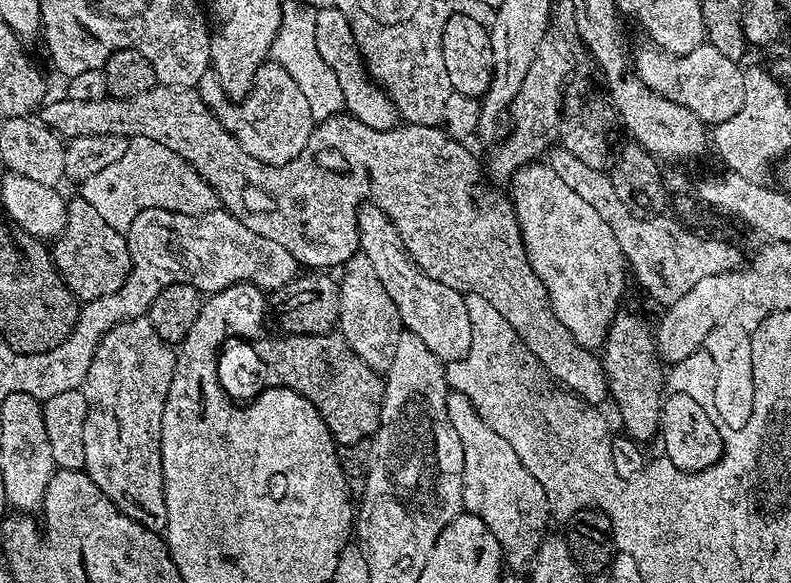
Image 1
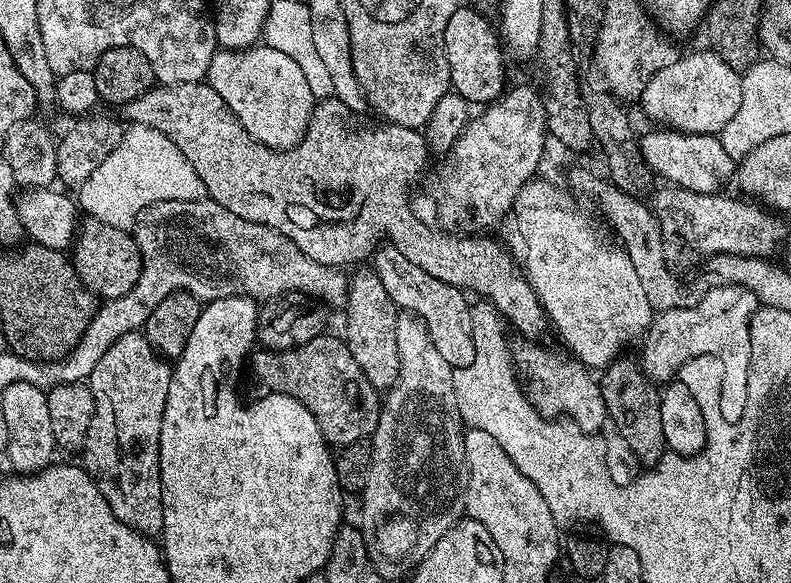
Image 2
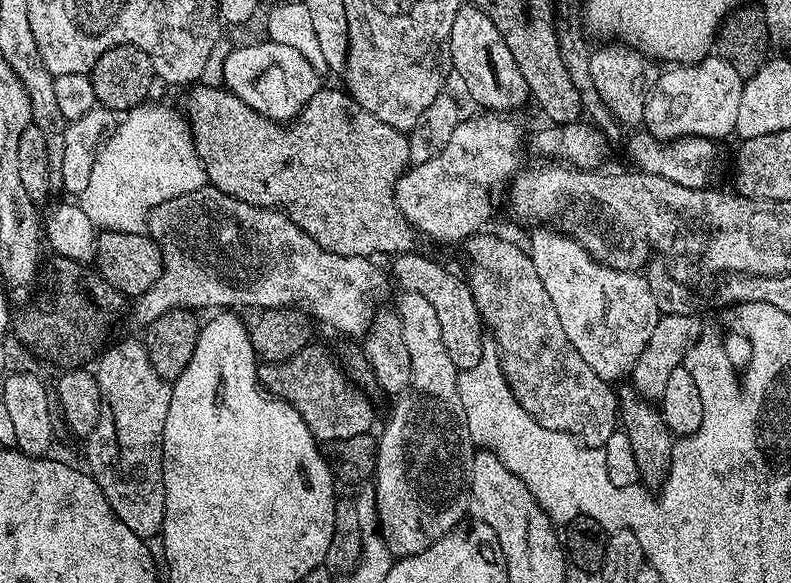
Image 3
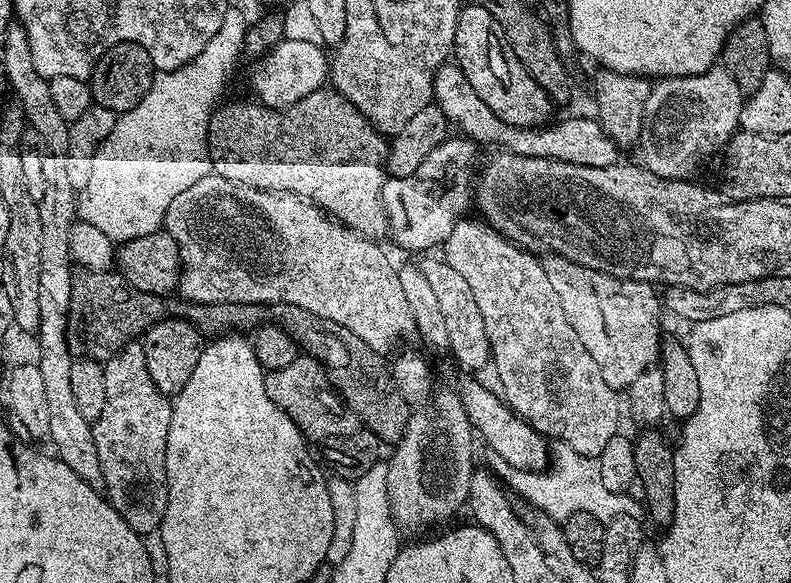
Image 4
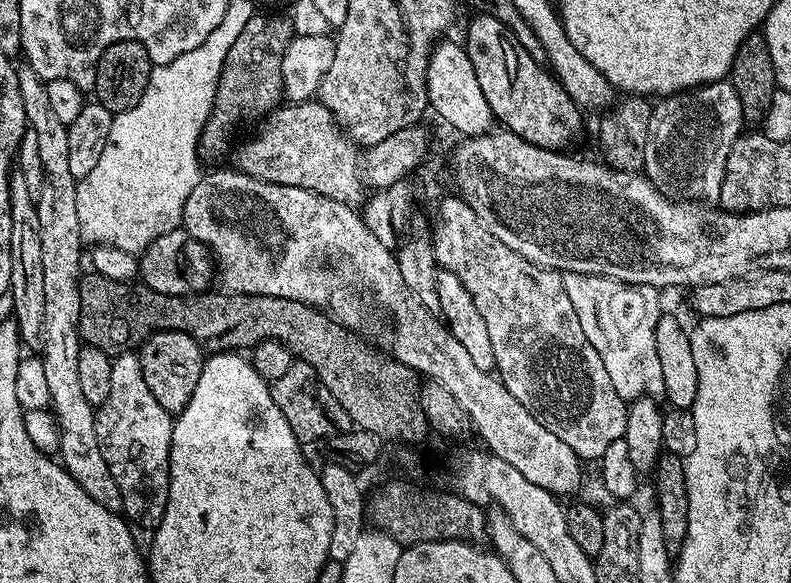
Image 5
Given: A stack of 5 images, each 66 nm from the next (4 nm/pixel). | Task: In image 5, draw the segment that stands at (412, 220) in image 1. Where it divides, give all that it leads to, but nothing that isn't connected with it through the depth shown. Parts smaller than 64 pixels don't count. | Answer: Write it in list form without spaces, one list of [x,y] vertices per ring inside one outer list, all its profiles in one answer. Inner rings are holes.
[[[319,99],[288,102],[269,112],[259,121],[256,136],[252,136],[236,152],[235,167],[255,180],[274,182],[282,186],[298,186],[334,198],[343,204],[355,205],[362,189],[362,152],[344,132],[334,114]]]

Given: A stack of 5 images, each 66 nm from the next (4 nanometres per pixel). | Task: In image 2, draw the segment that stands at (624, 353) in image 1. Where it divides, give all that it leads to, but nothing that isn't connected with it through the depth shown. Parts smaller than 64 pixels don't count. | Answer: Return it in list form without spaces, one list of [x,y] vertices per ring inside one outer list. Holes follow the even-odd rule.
[[[617,358],[603,369],[598,380],[602,398],[608,408],[608,420],[616,427],[613,429],[619,436],[626,438],[640,465],[653,466],[666,455],[668,447],[666,434],[662,434],[661,389],[650,378],[646,378],[635,359],[624,359]]]

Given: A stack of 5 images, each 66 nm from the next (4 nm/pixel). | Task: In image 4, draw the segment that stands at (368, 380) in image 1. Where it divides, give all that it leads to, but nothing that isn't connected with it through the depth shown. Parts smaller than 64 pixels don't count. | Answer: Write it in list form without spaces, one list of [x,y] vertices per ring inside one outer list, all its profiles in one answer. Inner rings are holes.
[[[301,354],[290,362],[290,366],[282,366],[282,370],[265,371],[264,385],[270,402],[282,409],[309,441],[323,442],[342,434],[354,434],[362,426],[313,356]]]

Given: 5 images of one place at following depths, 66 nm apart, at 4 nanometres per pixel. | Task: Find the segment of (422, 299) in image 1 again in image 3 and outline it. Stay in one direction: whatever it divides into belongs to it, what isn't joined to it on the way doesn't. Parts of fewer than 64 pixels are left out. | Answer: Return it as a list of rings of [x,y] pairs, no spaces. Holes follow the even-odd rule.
[[[400,254],[393,259],[396,261],[392,264],[392,272],[401,284],[399,287],[406,292],[421,292],[426,302],[434,306],[434,314],[438,314],[438,326],[442,326],[442,342],[446,346],[446,354],[450,354],[450,362],[454,362],[456,369],[465,372],[470,370],[470,366],[478,366],[486,332],[467,279],[460,277],[459,280],[450,269],[443,268],[438,261],[416,255]]]

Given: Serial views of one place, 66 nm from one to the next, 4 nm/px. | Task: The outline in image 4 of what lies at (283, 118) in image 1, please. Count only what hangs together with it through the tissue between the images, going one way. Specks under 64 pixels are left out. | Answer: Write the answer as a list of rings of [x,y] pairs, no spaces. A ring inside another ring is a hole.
[[[285,39],[278,41],[277,44],[272,47],[272,51],[267,53],[267,55],[265,55],[263,59],[261,59],[259,63],[257,63],[261,64],[258,65],[257,68],[254,69],[252,72],[252,88],[254,91],[256,91],[255,99],[259,101],[259,103],[263,104],[266,108],[288,108],[294,102],[298,102],[302,98],[306,98],[307,96],[309,96],[314,90],[325,87],[326,81],[329,79],[330,76],[330,60],[327,55],[324,57],[323,51],[325,52],[325,49],[321,47],[320,44],[315,44],[314,42],[298,42],[297,40]]]

